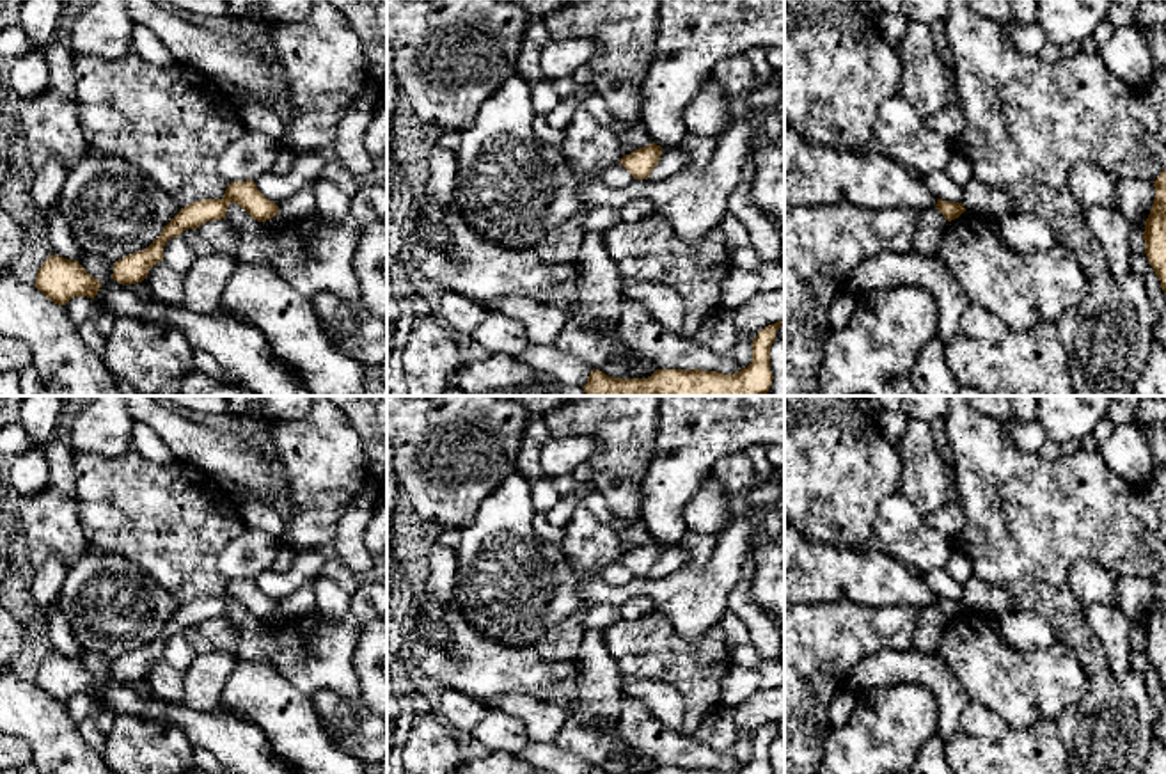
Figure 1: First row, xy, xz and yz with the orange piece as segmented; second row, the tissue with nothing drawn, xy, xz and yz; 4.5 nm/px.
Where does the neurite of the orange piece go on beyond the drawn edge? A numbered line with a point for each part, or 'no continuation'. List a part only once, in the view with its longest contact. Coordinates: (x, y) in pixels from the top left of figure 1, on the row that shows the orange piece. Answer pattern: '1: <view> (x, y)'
no continuation

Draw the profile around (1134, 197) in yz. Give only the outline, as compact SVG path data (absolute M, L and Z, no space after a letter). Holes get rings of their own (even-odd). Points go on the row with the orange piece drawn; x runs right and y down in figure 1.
M1123 179L1116 183L1116 209L1131 225L1141 225L1150 215L1155 186L1152 181Z

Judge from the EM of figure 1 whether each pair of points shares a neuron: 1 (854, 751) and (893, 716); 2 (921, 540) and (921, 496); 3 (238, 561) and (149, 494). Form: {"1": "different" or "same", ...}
{"1": "same", "2": "different", "3": "different"}

